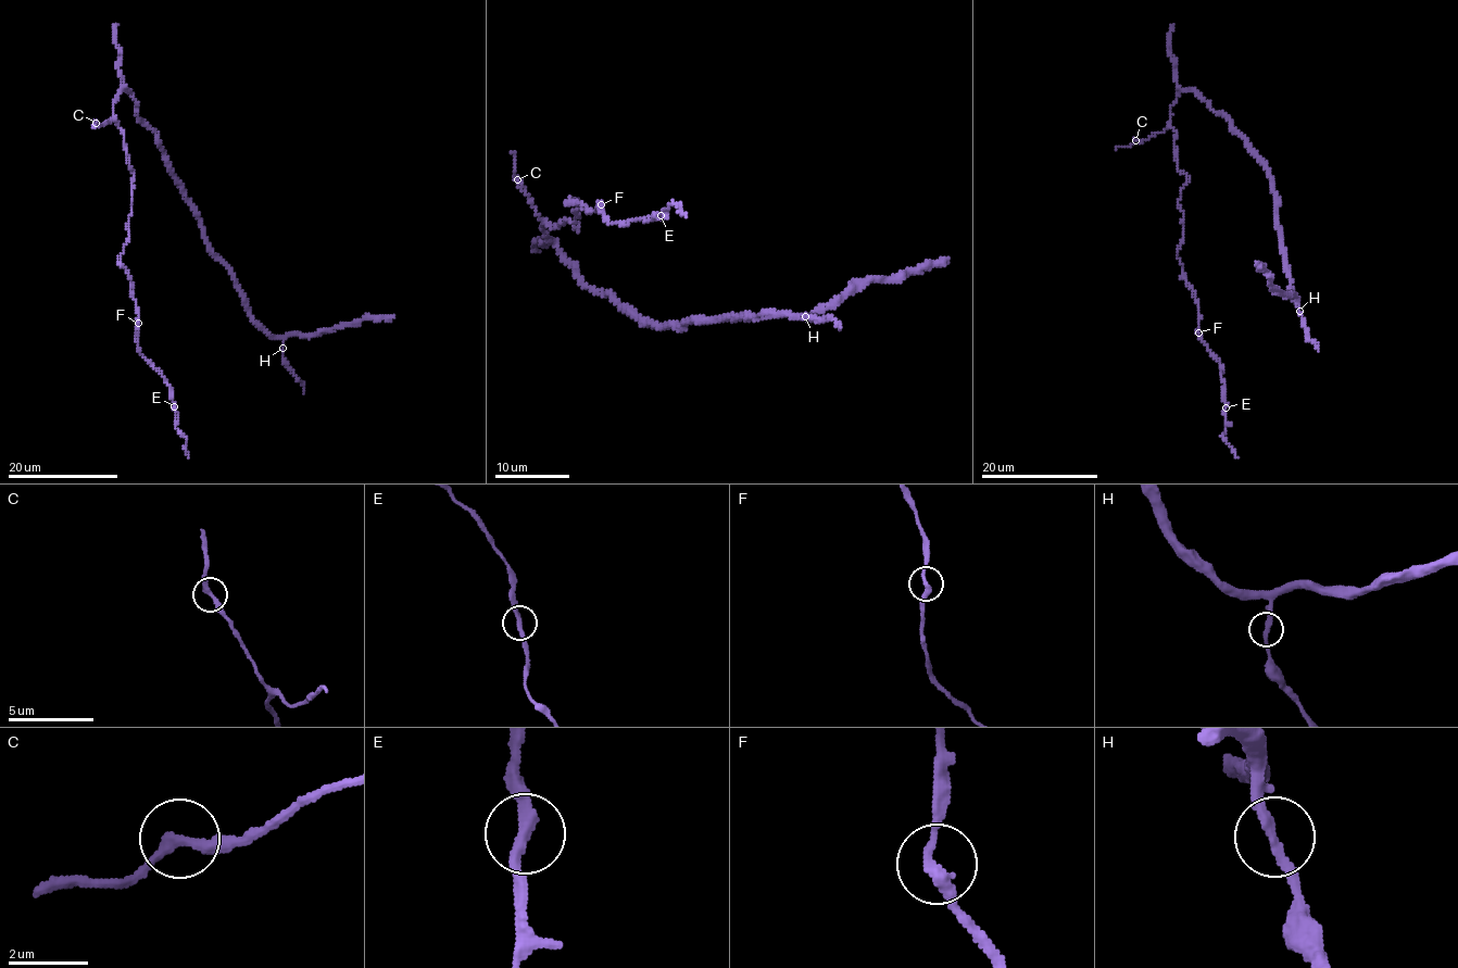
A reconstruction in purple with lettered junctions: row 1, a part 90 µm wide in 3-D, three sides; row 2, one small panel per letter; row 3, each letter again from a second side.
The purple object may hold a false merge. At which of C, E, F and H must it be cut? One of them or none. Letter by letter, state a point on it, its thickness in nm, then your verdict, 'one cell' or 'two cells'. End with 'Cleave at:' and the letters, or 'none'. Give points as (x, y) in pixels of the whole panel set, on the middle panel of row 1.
C: place (517, 179); calibre 280 nm; one cell
E: place (661, 215); calibre 280 nm; one cell
F: place (601, 204); calibre 280 nm; one cell
H: place (805, 316); calibre 280 nm; one cell
Cleave at: none

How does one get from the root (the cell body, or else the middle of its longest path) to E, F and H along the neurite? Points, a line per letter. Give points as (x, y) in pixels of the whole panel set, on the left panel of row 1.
E: (129, 91), (114, 102), (134, 174), (118, 262), (138, 310), (138, 349), (171, 389), (175, 406)
F: (129, 91), (123, 89), (114, 102), (134, 174), (128, 239), (118, 262), (130, 280), (138, 323)
H: (129, 91), (200, 222), (206, 247), (226, 266), (246, 311), (283, 338), (283, 348)

